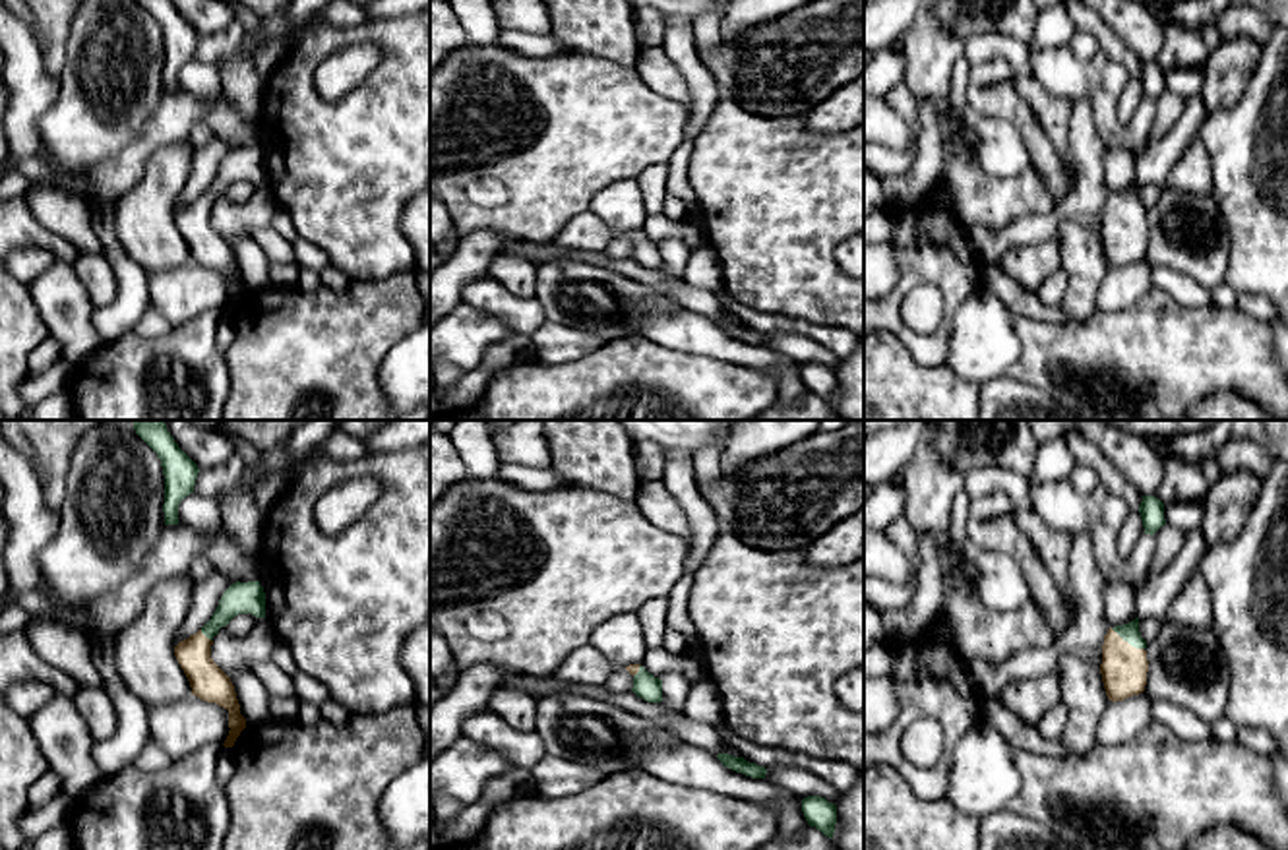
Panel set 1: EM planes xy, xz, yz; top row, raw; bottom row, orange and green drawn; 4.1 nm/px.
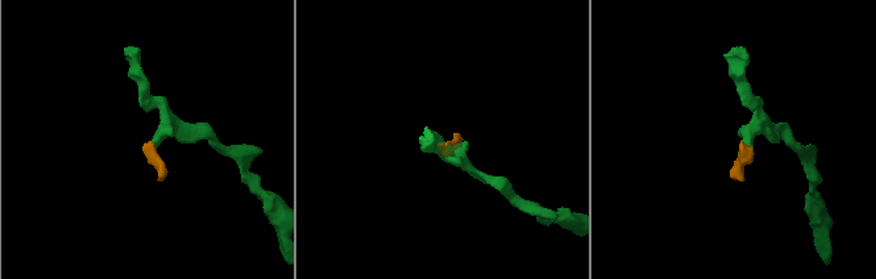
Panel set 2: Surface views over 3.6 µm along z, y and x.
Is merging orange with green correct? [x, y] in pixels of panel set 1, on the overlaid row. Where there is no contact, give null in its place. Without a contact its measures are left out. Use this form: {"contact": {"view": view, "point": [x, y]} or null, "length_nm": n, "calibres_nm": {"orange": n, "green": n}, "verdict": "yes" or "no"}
{"contact": {"view": "yz", "point": [1126, 641]}, "length_nm": 170, "calibres_nm": {"orange": 190, "green": 80}, "verdict": "yes"}

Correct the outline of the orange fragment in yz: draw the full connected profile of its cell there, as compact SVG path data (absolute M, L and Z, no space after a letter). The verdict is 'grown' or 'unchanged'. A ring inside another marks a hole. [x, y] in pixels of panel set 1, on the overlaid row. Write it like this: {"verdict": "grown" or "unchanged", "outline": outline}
{"verdict": "grown", "outline": "M1139 618L1110 627L1104 635L1100 674L1110 701L1139 695L1147 685L1147 641L1139 631Z"}

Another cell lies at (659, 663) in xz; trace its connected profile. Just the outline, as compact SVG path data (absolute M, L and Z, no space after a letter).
M662 647L647 649L641 666L659 680L662 680L668 672L680 672L690 682L709 678L707 664L699 654L678 656Z

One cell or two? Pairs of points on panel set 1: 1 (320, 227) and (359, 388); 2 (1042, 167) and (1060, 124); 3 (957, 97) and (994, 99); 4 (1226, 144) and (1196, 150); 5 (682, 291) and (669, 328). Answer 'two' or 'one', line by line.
1: two
2: two
3: two
4: two
5: two

